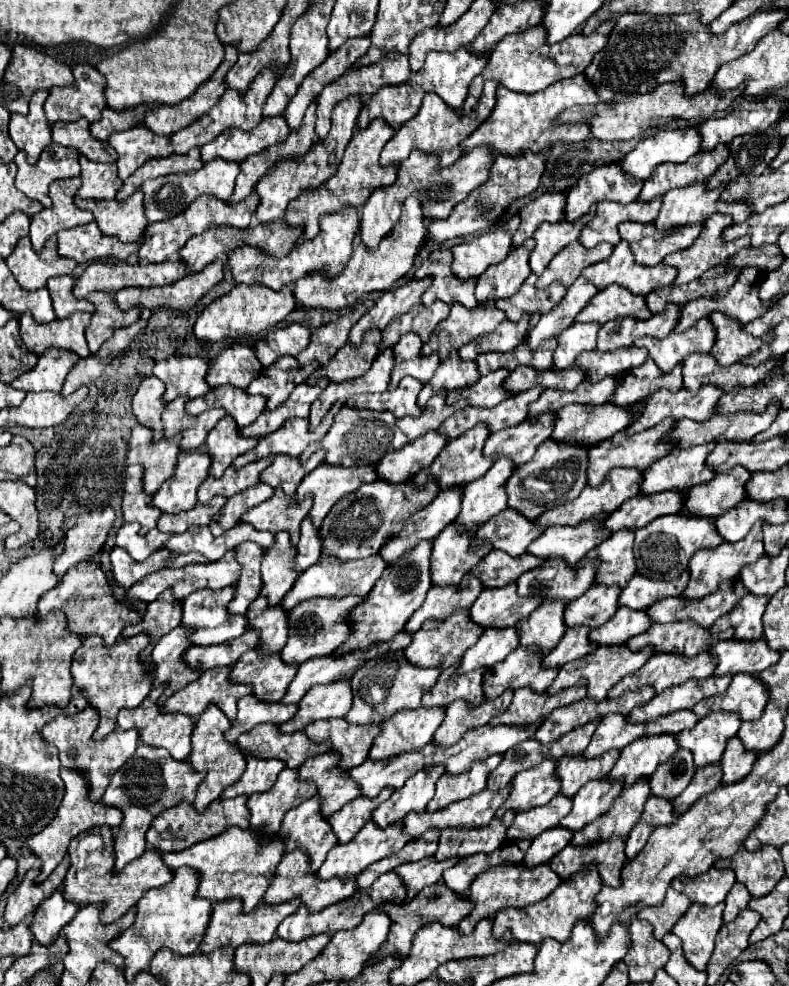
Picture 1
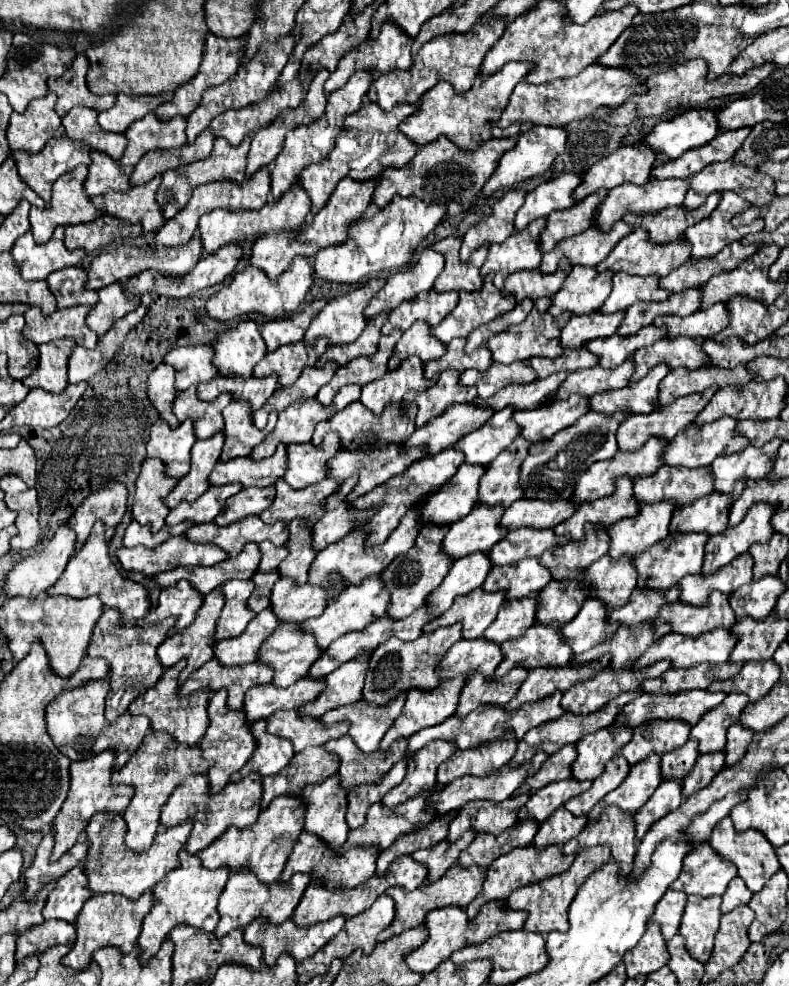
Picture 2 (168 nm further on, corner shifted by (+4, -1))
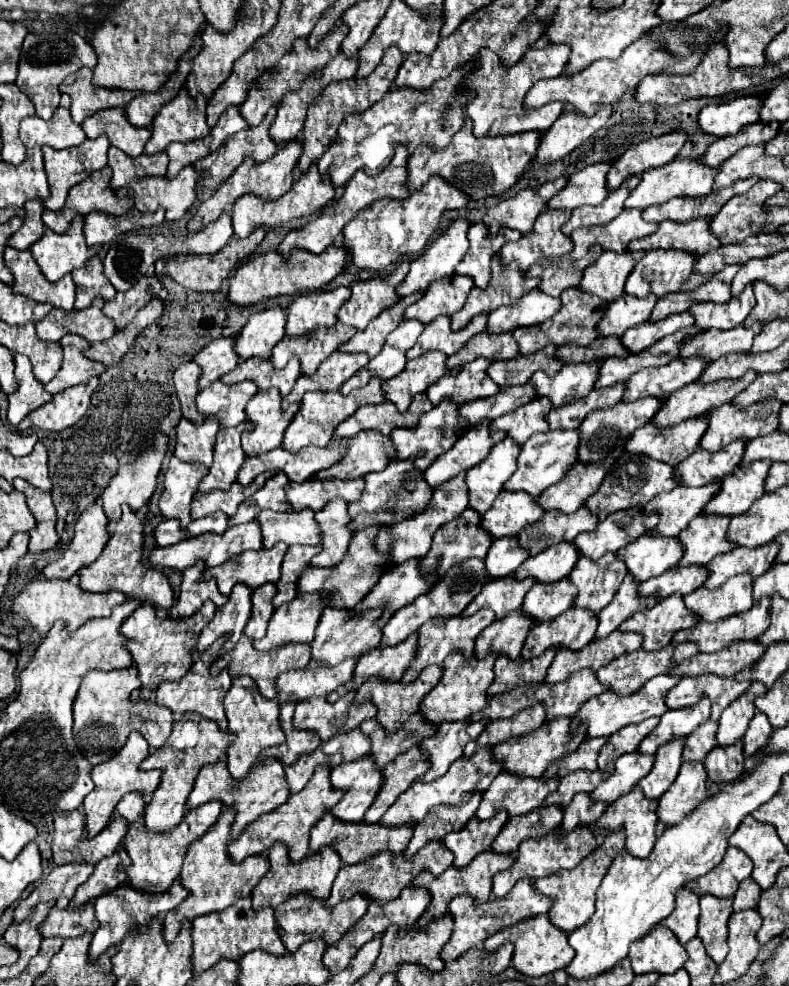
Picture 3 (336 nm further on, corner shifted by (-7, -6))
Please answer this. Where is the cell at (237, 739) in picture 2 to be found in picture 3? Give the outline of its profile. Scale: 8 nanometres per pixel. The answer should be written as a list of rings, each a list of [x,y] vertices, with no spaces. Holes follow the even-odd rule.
[[[238,677],[232,681],[224,697],[226,717],[228,717],[228,731],[232,733],[232,741],[228,745],[228,769],[234,779],[242,779],[250,767],[256,763],[262,747],[282,743],[286,739],[278,719],[280,719],[280,703],[278,699],[262,699],[258,685],[250,677]]]

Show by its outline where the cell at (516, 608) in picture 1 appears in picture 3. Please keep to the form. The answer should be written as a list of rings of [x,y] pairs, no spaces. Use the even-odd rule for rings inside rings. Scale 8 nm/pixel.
[[[558,543],[542,551],[542,555],[534,555],[526,559],[520,565],[520,569],[514,573],[514,577],[516,579],[534,577],[540,583],[554,583],[570,575],[578,557],[580,557],[578,547],[574,547],[572,543]]]

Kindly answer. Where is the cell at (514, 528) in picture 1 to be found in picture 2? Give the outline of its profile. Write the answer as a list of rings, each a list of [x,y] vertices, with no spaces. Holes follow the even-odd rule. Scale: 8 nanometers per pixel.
[[[517,500],[501,518],[501,528],[511,532],[519,528],[533,528],[533,530],[549,530],[555,528],[559,522],[573,514],[573,506],[569,500],[557,502],[543,502],[543,500]]]

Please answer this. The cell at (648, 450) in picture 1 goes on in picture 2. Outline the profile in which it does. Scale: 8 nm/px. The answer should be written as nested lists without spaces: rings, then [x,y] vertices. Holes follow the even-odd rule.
[[[711,386],[707,388],[705,392],[701,394],[691,394],[691,396],[685,396],[685,398],[677,398],[675,402],[671,402],[669,406],[665,408],[657,408],[653,410],[651,414],[645,414],[645,416],[629,416],[621,422],[619,430],[617,430],[617,442],[619,442],[619,450],[621,452],[635,452],[639,450],[649,438],[661,438],[665,442],[669,442],[671,438],[675,438],[675,434],[683,432],[687,428],[687,424],[691,424],[695,420],[695,416],[707,406],[707,402],[713,398],[713,394],[717,392],[719,388]]]

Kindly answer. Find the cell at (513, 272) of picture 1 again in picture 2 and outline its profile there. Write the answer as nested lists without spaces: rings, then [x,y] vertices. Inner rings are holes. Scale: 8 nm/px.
[[[539,218],[539,220],[531,222],[523,230],[523,234],[513,234],[511,238],[507,238],[507,242],[491,244],[487,260],[481,266],[481,276],[483,278],[493,276],[493,284],[501,290],[505,278],[509,274],[513,274],[515,270],[535,270],[535,268],[539,268],[541,252],[537,248],[537,242],[531,240],[525,232],[539,236],[543,224],[545,224],[545,218]]]

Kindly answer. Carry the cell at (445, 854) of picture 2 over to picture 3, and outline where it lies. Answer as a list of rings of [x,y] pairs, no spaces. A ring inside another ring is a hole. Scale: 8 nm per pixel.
[[[506,811],[496,813],[494,817],[482,821],[478,817],[472,817],[462,831],[444,835],[444,845],[456,855],[454,867],[466,867],[478,853],[490,849],[492,841],[500,833],[502,825],[508,821]]]

